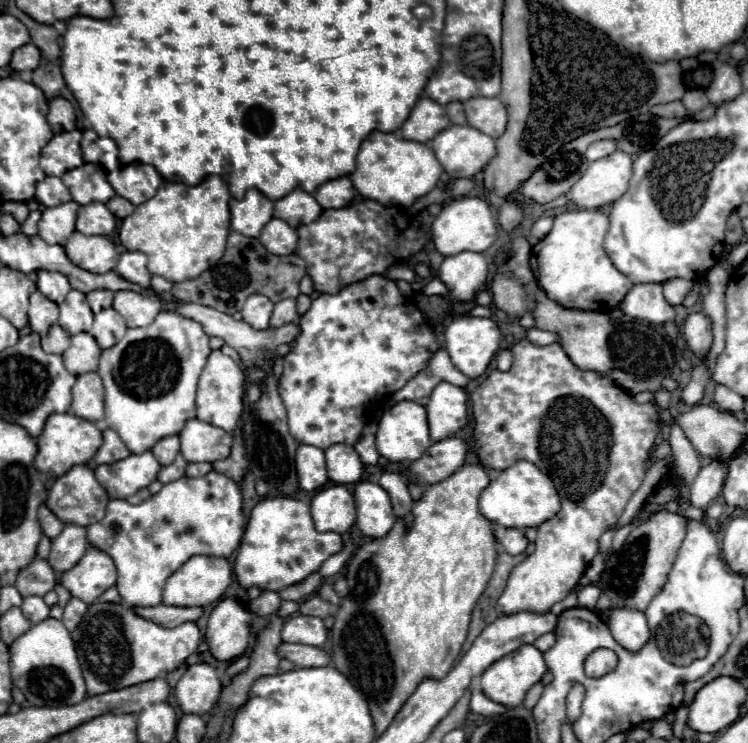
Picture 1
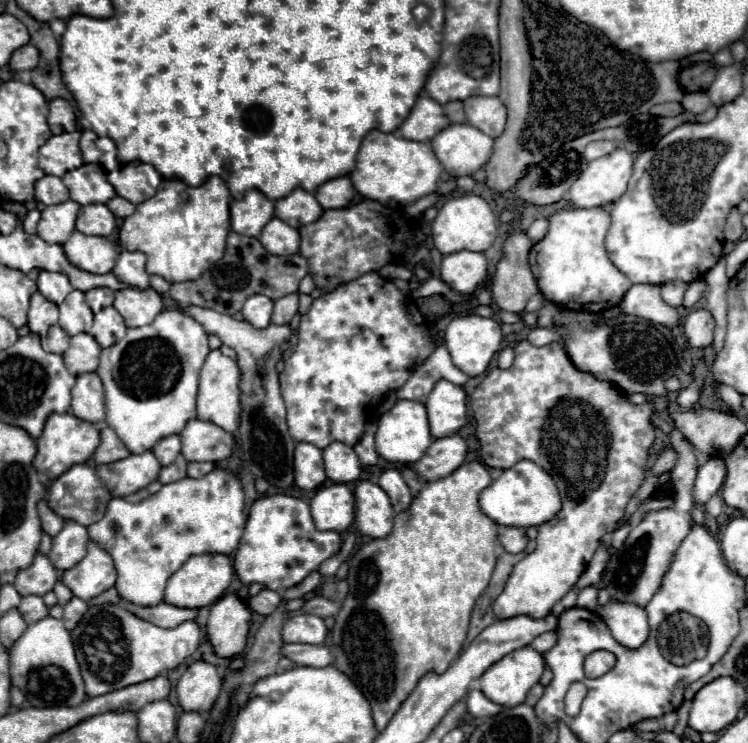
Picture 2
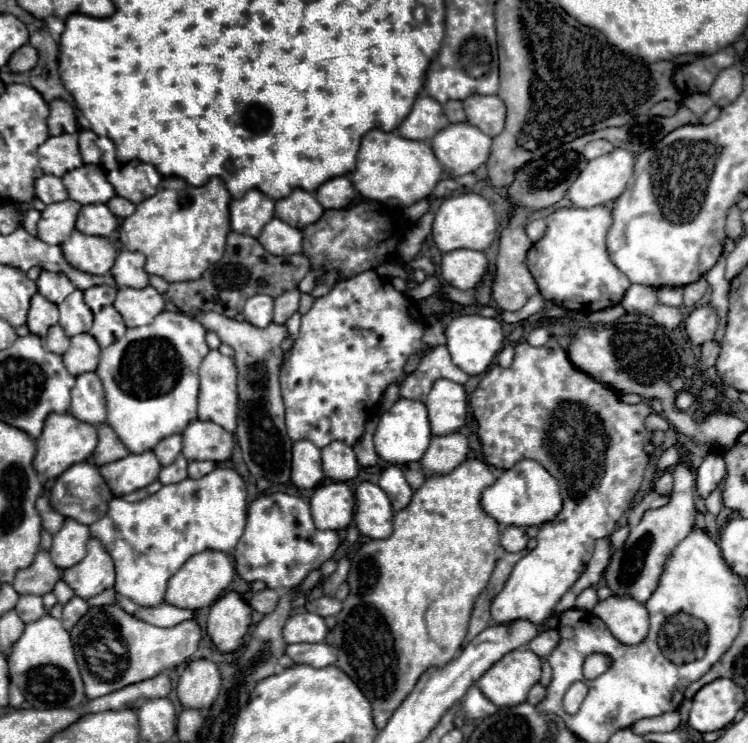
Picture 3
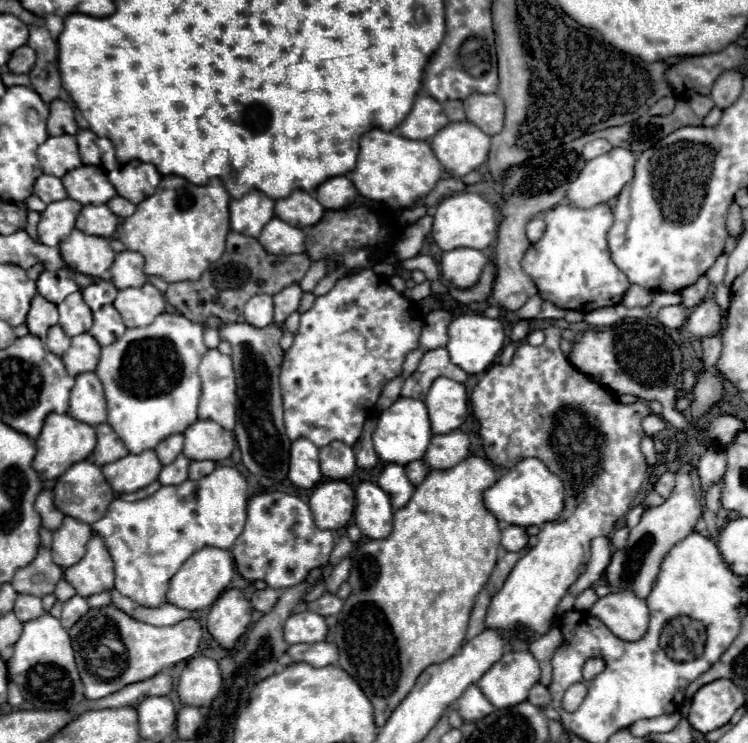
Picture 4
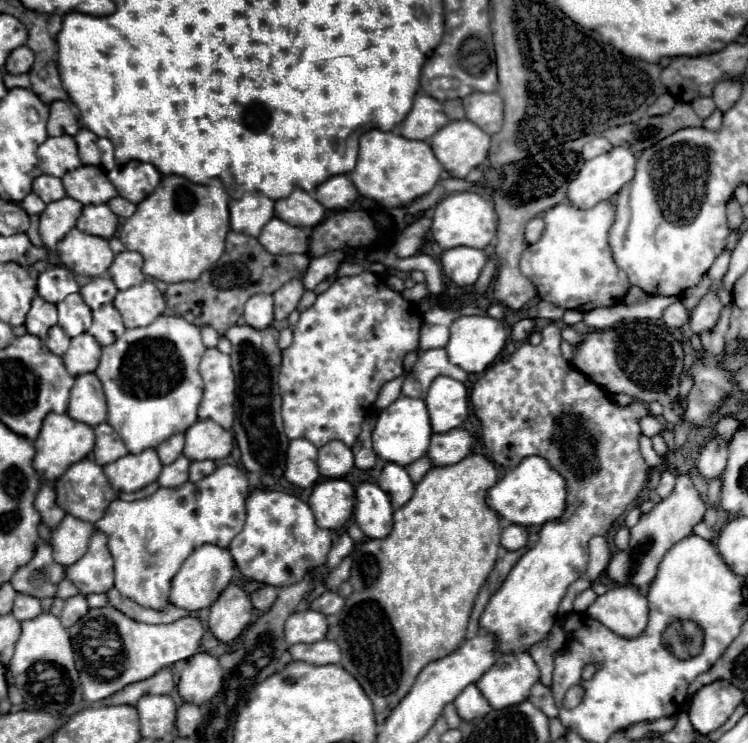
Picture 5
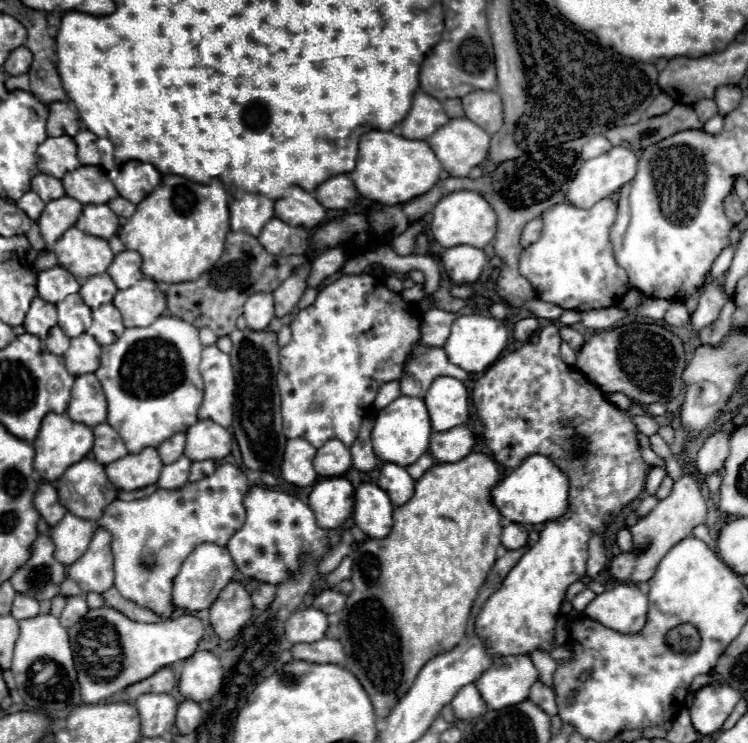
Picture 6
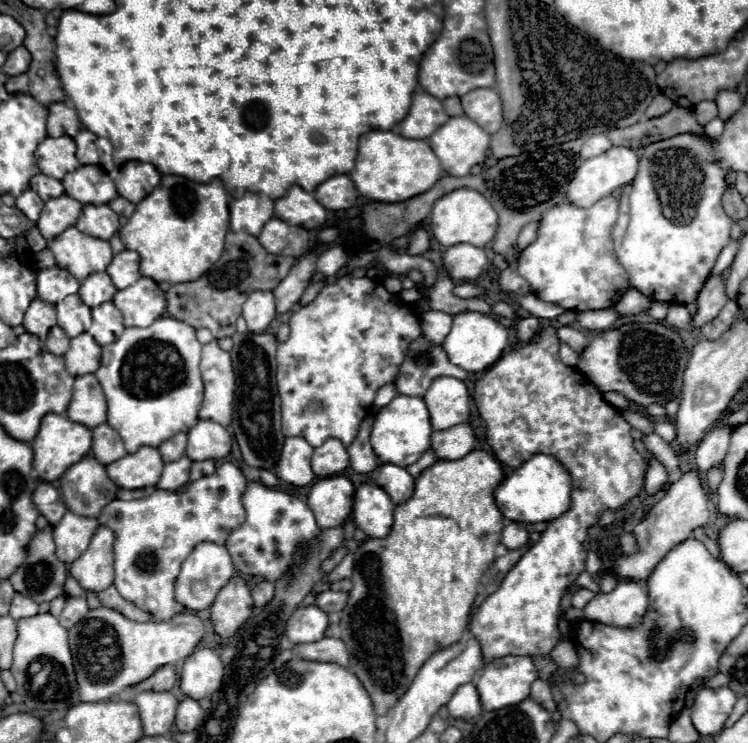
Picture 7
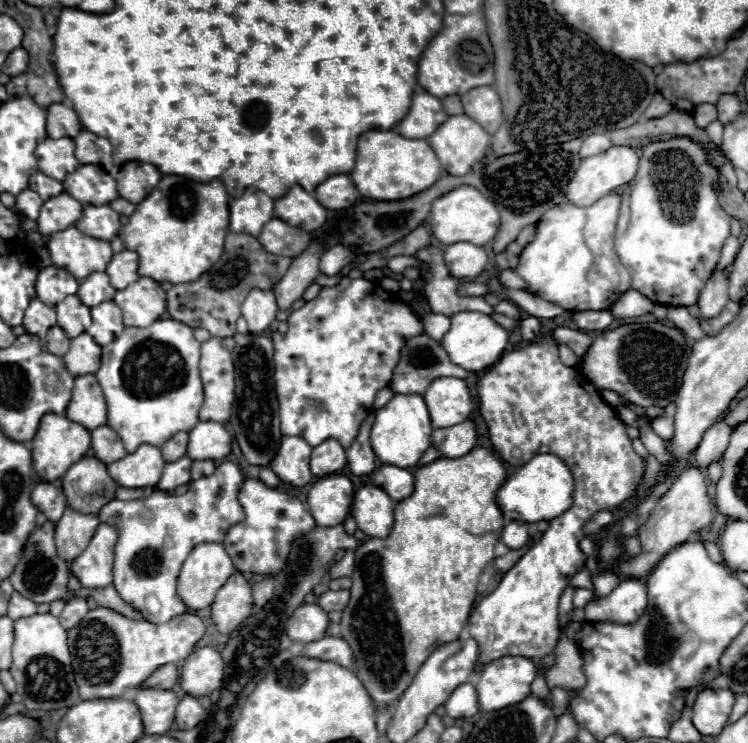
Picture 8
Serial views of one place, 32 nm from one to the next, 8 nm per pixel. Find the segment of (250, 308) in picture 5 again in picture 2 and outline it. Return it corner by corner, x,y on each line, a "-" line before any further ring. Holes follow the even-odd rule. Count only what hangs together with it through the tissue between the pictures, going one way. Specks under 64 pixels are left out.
250,296
242,308
242,316
246,322
250,322
254,328
268,328
270,316
272,316
274,302
268,296

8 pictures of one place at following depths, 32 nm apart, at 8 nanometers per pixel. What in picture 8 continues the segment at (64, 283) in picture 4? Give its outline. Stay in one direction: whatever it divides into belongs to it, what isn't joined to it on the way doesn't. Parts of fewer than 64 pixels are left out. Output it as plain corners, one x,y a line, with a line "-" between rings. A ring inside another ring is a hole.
48,266
38,272
36,294
44,304
58,304
78,290
78,280
64,268

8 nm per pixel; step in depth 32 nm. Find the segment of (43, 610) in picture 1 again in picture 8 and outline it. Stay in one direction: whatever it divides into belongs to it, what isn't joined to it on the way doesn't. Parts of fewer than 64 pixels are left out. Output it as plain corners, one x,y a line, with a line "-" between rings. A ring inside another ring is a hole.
18,592
12,594
10,604
8,604
8,616
10,616
12,620
24,618
24,616
32,616
32,614
36,614
36,610
38,610
38,604
36,604
36,602
20,596

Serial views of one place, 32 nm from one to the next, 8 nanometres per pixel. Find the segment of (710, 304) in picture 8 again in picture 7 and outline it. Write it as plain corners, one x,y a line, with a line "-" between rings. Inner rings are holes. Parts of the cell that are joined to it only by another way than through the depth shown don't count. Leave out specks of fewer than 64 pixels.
710,276
698,294
698,312
694,314
694,326
702,328
704,324
712,322
718,316
718,312
722,310
722,306
726,304
726,300
728,300
728,296
726,296
722,278

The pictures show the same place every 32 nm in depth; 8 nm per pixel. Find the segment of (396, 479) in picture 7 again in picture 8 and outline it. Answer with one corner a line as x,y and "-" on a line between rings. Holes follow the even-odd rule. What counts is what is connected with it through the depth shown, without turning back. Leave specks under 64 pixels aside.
382,464
378,468
374,476
374,484
384,488
384,492
388,492
388,496
394,502
406,500
414,492
414,476
406,468
392,466
392,464

